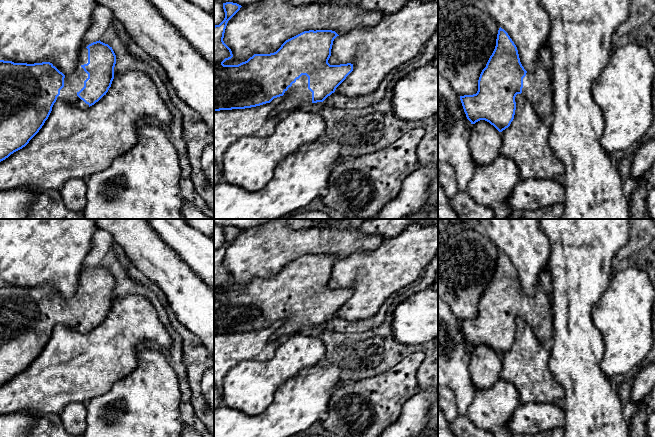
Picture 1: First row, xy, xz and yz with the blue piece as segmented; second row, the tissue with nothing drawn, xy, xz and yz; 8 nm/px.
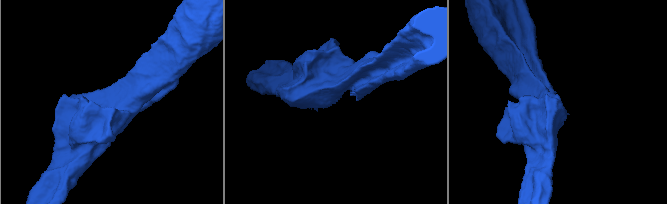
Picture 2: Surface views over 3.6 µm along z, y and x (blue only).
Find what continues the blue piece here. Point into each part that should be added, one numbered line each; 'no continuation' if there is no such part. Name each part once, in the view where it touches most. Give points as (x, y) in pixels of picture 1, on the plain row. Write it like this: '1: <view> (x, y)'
1: xy (73, 307)

